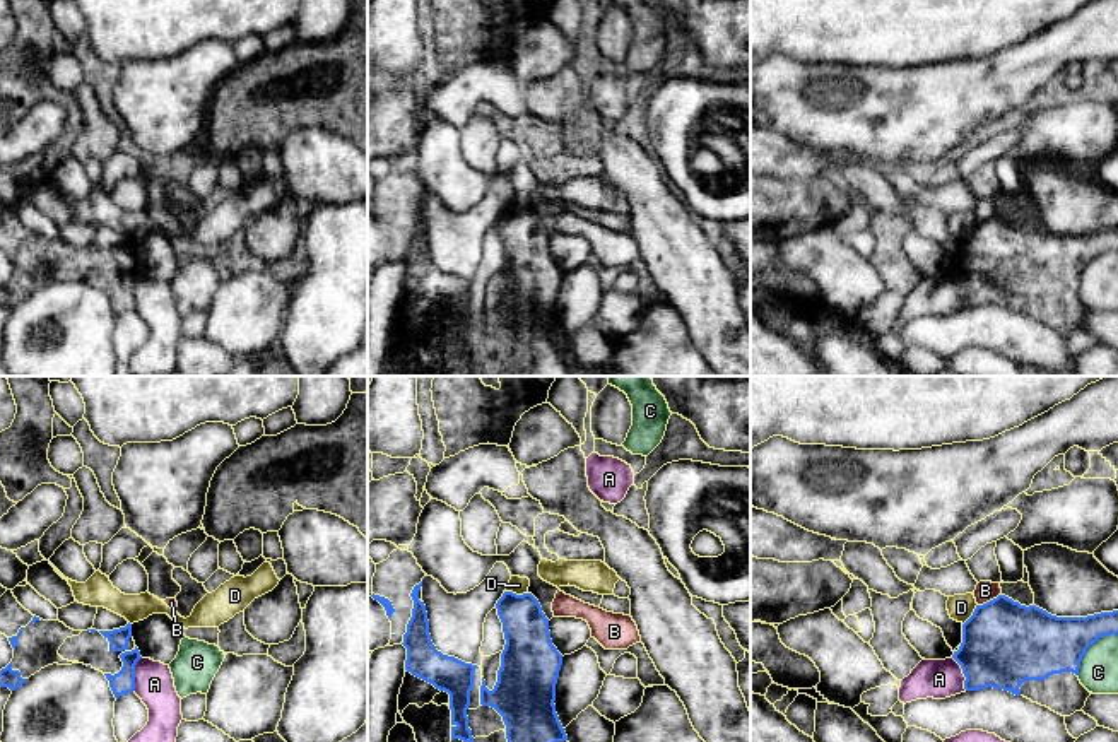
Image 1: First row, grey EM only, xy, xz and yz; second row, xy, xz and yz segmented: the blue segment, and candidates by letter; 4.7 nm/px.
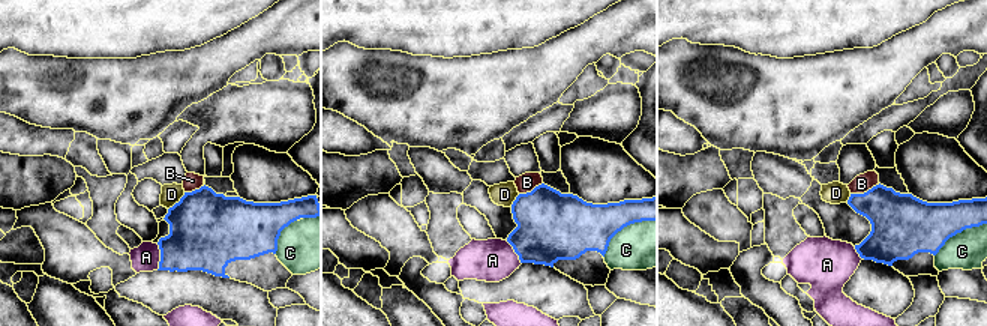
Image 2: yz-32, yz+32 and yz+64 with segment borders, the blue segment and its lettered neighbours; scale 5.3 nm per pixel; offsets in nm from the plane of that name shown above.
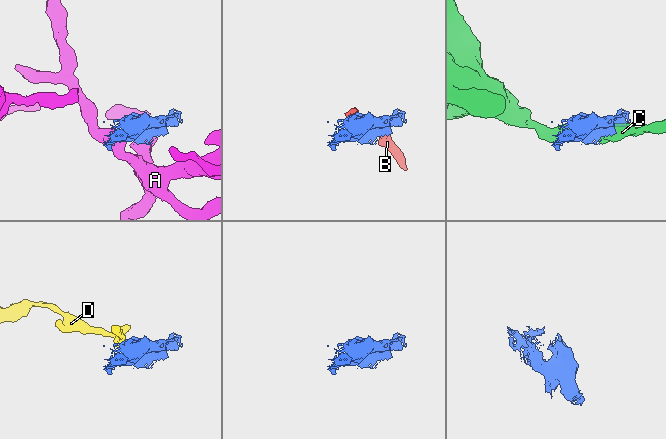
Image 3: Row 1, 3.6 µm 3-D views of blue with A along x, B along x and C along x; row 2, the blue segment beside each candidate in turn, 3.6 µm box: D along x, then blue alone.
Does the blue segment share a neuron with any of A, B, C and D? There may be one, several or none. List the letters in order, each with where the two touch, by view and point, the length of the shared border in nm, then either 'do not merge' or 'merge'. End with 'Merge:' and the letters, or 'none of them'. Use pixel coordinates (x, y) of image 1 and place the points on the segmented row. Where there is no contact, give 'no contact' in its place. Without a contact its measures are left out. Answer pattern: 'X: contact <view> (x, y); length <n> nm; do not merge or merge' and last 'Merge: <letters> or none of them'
A: contact xy (134, 674); length 170 nm; do not merge
B: contact yz (990, 600); length 130 nm; do not merge
C: contact yz (1089, 645); length 280 nm; do not merge
D: contact xz (515, 594); length 110 nm; do not merge
Merge: none of them

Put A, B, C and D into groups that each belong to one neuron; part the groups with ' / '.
A / B / C / D

